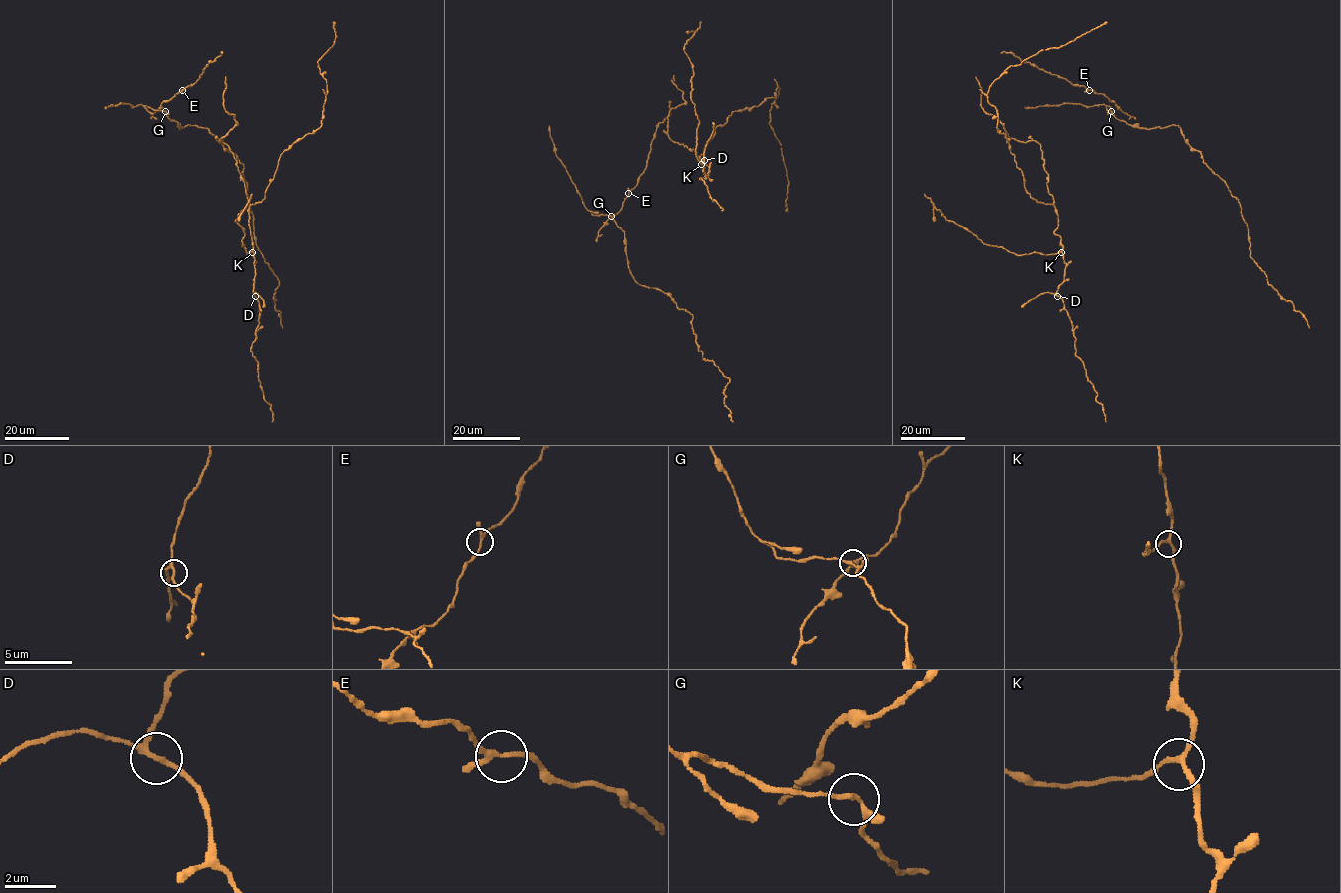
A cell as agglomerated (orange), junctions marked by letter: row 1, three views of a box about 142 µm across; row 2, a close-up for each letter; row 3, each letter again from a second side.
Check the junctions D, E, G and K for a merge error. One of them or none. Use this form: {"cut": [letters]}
{"cut": []}

